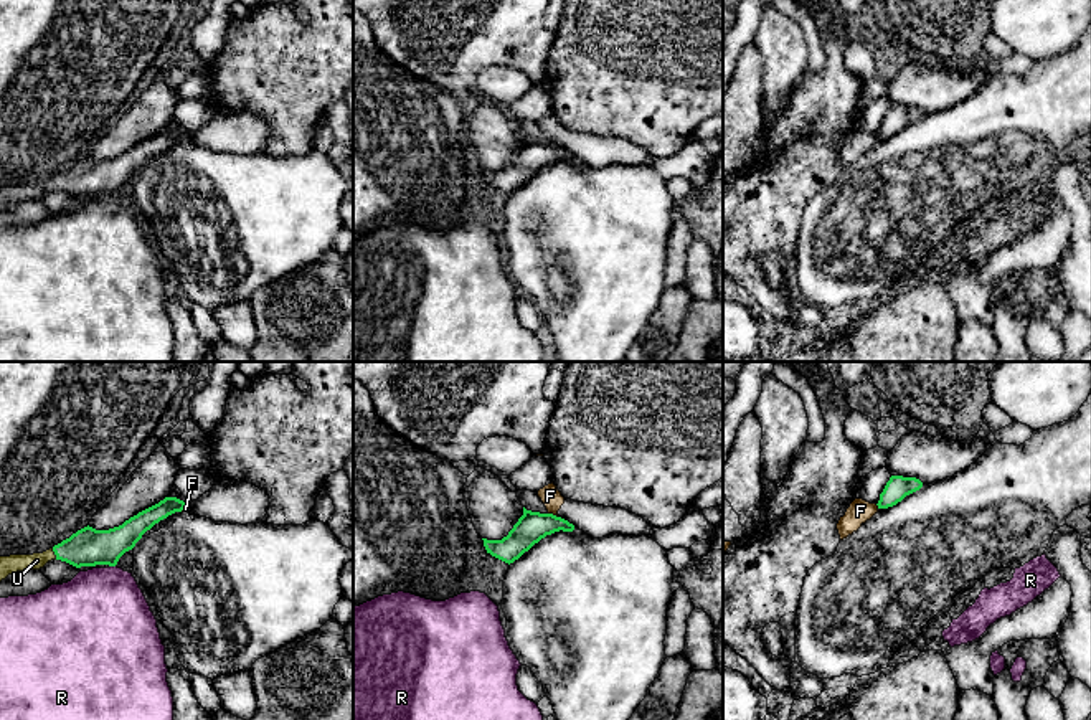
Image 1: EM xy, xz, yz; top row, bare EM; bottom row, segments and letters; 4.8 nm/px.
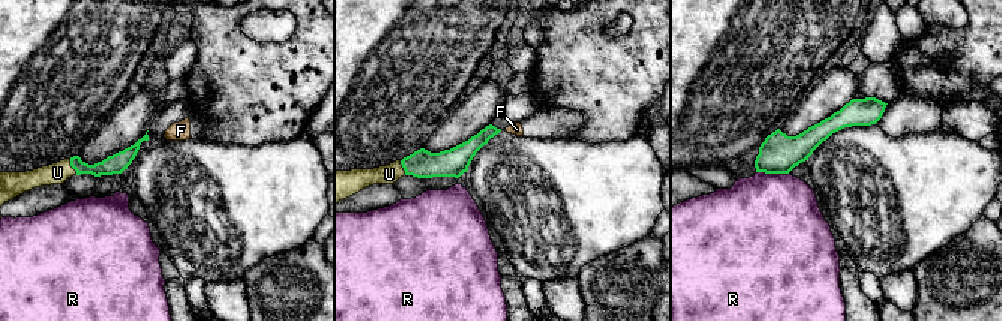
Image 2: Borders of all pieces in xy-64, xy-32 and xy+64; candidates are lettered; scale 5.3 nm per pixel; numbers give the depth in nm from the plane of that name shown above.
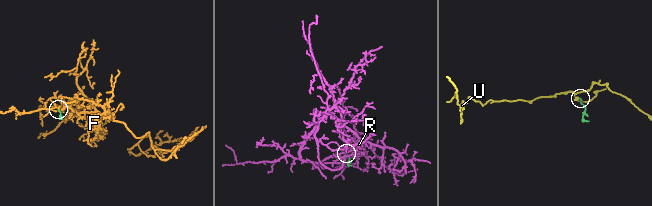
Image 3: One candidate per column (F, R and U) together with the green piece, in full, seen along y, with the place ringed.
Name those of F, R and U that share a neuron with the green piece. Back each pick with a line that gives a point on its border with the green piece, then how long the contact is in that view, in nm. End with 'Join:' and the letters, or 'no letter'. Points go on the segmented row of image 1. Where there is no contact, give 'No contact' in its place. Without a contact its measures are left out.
U: Touches green at xy (55, 554). Shared border 60 nm
Join: U

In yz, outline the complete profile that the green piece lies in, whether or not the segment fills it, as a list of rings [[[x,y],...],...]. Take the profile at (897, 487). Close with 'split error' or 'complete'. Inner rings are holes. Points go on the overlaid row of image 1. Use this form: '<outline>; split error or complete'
[[[891,476],[880,494],[878,509],[888,509],[901,502],[906,495],[919,490],[923,482],[916,477]]]; complete

